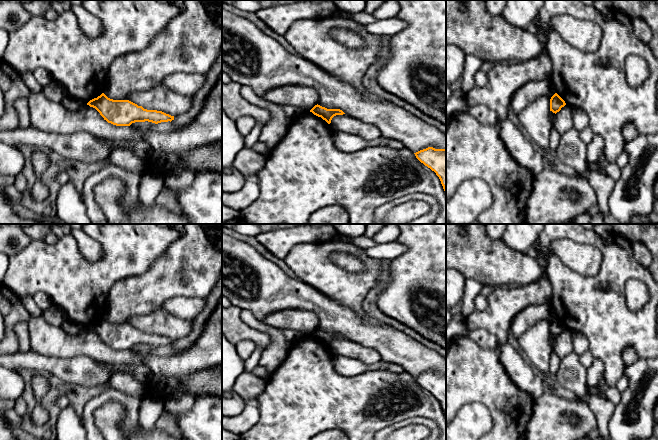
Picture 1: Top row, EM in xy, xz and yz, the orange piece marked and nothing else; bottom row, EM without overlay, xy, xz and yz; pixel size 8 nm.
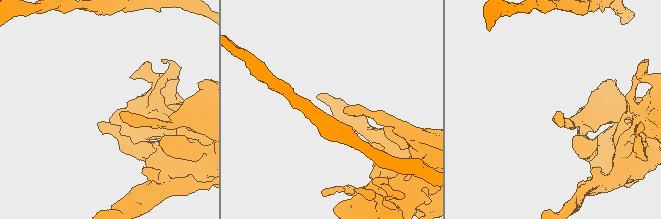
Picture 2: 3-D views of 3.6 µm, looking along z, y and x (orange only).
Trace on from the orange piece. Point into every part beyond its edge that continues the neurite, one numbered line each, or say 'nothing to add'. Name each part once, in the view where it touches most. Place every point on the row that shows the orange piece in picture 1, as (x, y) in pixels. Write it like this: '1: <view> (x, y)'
nothing to add

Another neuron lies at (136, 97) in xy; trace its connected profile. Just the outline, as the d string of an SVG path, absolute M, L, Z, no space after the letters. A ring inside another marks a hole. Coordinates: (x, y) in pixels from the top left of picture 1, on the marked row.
M163 85L148 91L132 93L128 100L144 109L162 111L171 116L183 114L192 105L191 96L176 93Z

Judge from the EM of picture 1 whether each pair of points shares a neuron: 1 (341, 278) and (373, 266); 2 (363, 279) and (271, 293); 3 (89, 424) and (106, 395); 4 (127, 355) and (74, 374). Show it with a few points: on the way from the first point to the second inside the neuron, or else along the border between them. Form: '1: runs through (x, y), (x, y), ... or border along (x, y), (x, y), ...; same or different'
1: runs through (349, 278), (361, 278), (365, 274); same
2: border along (298, 278), (333, 299); different
3: runs through (89, 416), (89, 410), (98, 401); same
4: border along (84, 356), (90, 356), (110, 364); different

